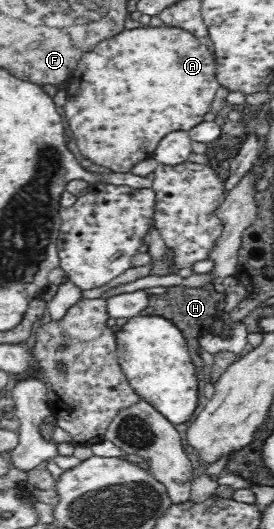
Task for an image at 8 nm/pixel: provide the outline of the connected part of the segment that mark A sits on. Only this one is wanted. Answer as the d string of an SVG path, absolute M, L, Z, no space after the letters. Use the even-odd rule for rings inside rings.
M166 25L160 27L144 26L142 28L124 30L119 35L98 43L98 46L93 51L86 53L82 57L76 70L65 80L65 83L68 101L64 105L64 111L66 111L69 129L72 131L74 139L76 139L76 145L81 155L85 155L86 158L90 159L92 164L108 168L113 173L129 173L137 163L152 157L156 147L160 145L160 141L168 133L172 133L172 131L188 131L195 125L202 123L204 115L211 112L212 102L214 97L216 97L218 87L220 87L216 78L214 57L210 54L208 47L185 29Z

